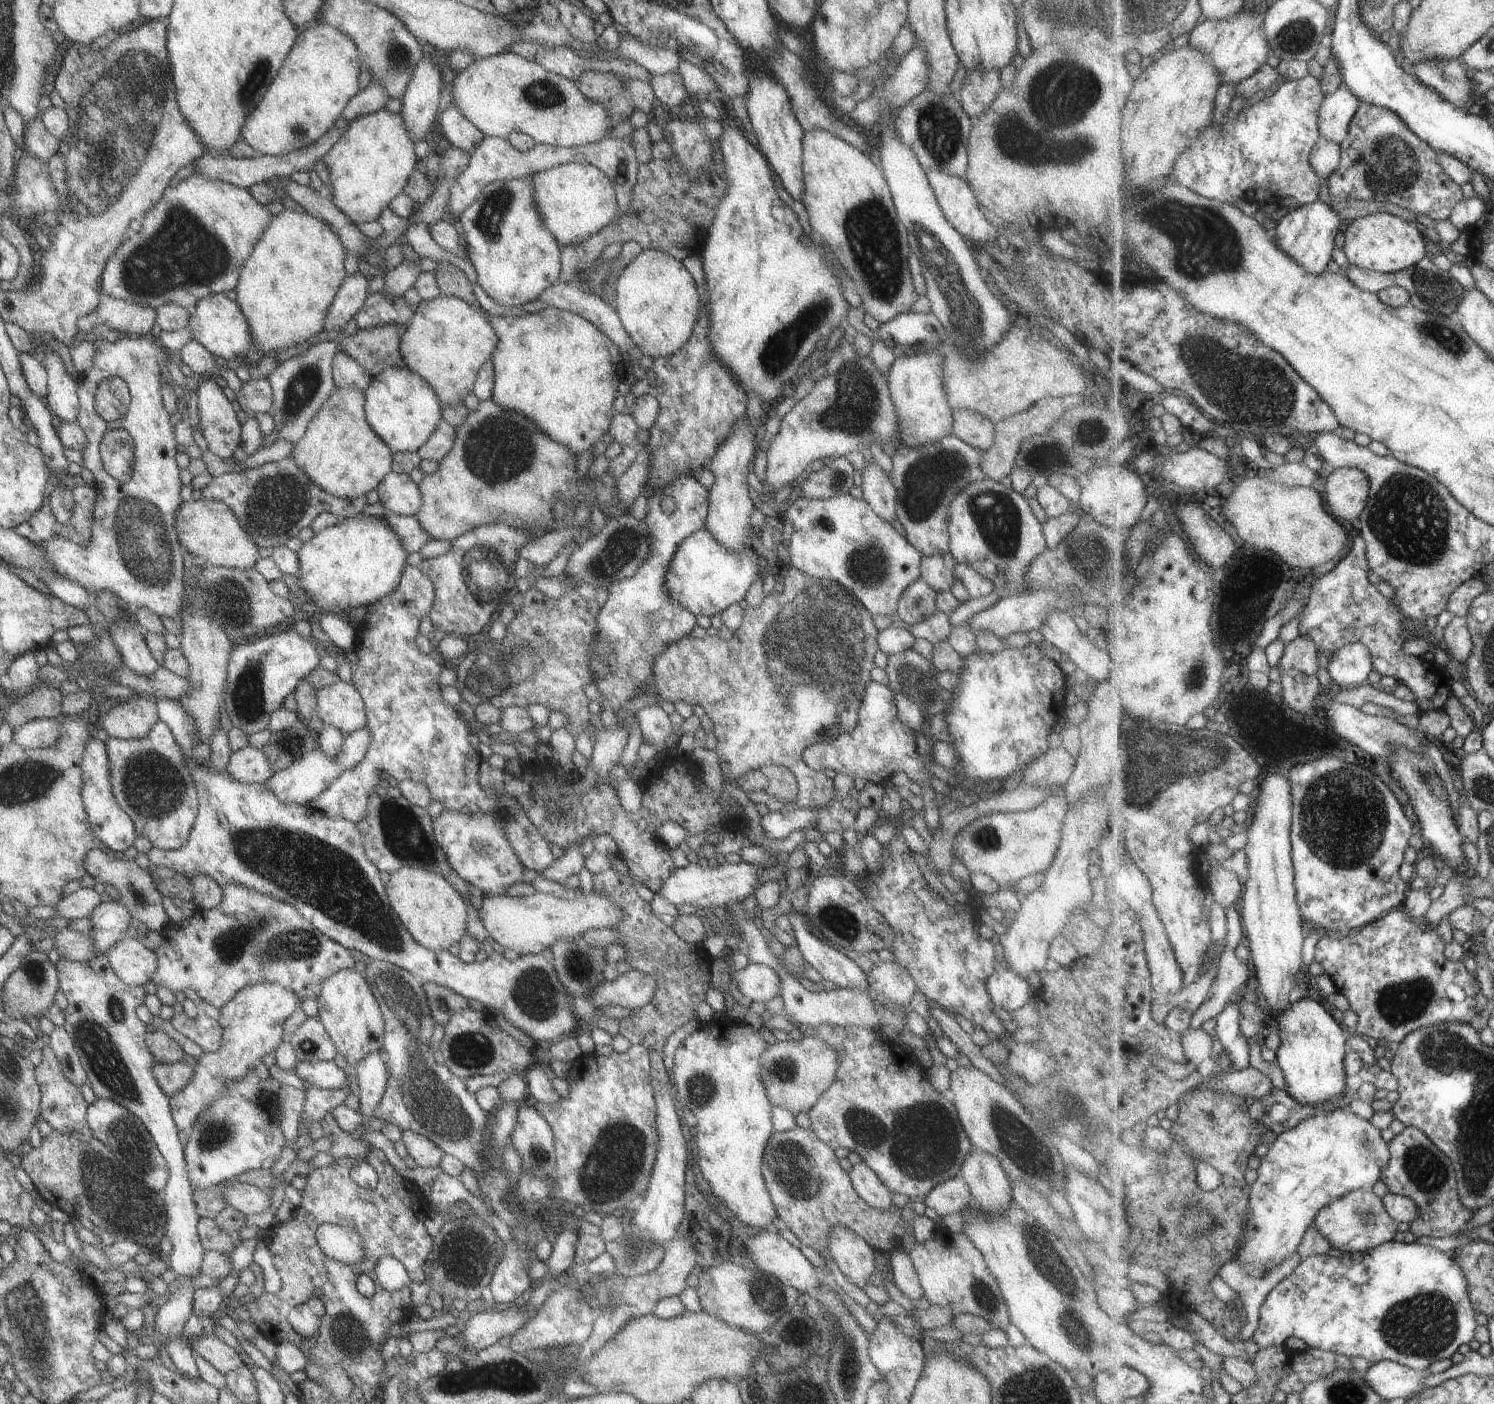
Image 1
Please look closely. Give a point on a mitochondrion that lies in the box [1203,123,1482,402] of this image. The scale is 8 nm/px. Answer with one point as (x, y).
(1388, 164)

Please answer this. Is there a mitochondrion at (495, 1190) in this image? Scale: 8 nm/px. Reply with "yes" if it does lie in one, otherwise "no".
no

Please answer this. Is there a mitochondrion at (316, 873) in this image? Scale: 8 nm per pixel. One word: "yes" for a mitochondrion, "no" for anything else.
yes

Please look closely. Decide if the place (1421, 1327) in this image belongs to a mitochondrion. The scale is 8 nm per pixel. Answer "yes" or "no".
yes

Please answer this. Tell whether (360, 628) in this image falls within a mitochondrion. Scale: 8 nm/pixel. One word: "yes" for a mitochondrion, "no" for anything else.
no

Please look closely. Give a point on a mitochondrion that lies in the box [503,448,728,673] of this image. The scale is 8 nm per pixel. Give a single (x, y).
(623, 544)

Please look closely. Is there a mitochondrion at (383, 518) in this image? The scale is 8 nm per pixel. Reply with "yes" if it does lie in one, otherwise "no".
no

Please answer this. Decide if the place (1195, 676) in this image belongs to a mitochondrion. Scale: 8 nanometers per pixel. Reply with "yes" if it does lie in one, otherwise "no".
yes

